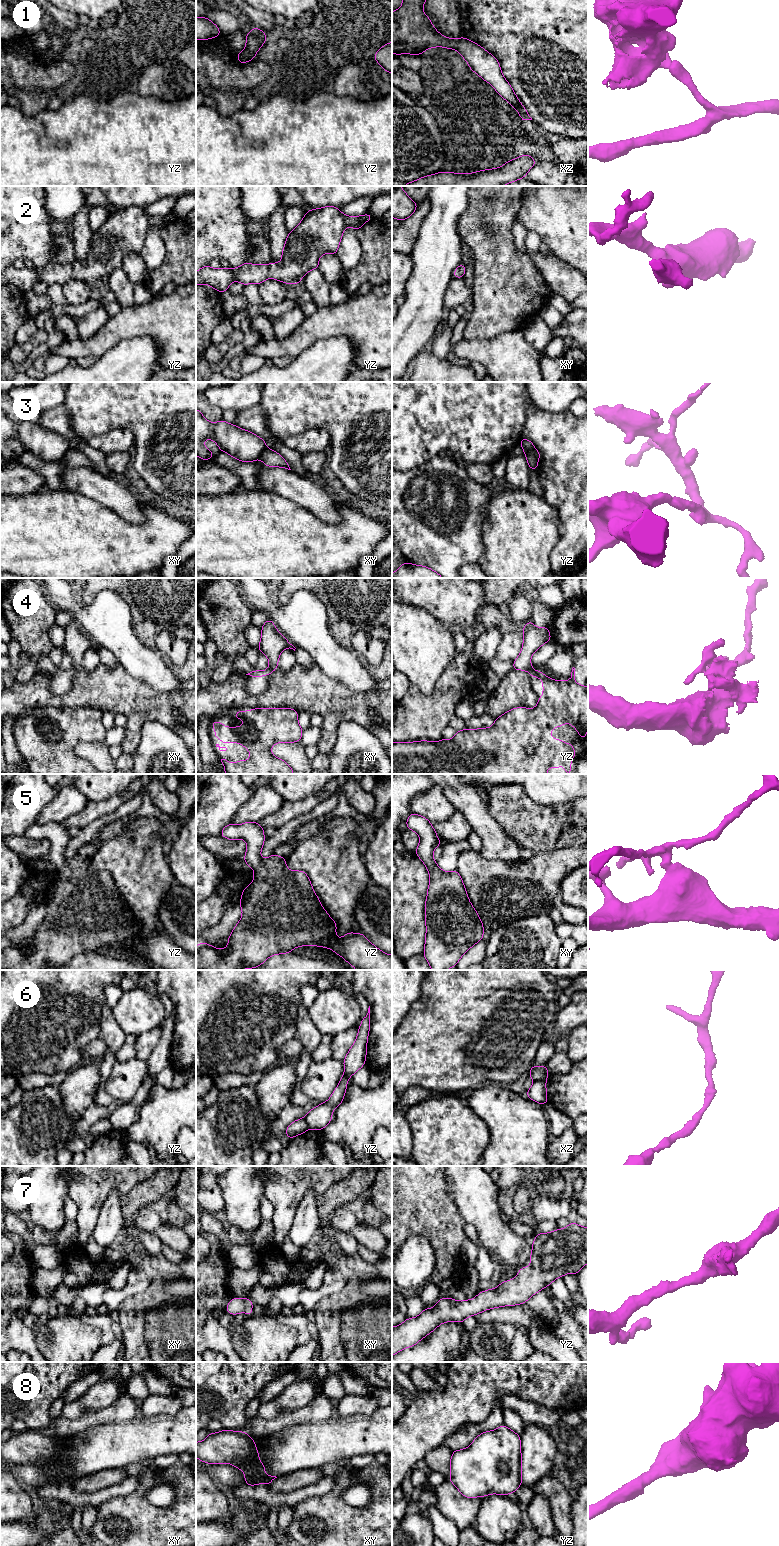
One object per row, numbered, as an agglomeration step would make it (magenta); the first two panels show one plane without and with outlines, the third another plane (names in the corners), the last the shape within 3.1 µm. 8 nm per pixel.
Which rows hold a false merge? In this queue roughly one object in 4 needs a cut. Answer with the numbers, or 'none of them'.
1, 3, 4, 5, 6, 8

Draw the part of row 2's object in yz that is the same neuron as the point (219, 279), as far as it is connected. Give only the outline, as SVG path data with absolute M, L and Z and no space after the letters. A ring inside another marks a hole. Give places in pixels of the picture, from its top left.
M335 206L308 210L298 226L288 232L280 263L244 262L238 268L229 269L212 269L210 265L205 265L196 272L196 285L207 284L222 293L228 291L233 281L243 285L259 285L272 278L286 284L299 284L307 272L319 268L321 255L336 255L346 227L358 231L372 218L370 213L345 216Z

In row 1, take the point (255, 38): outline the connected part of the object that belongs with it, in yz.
M254 27L249 33L246 35L246 46L245 50L249 50L256 54L261 46L266 42L266 34L264 31Z

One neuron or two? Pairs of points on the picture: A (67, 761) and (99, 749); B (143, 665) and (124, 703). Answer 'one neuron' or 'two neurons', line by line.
A: two neurons
B: two neurons

